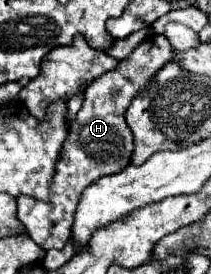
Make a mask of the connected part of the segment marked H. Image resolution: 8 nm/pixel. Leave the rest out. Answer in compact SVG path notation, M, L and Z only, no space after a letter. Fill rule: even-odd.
M163 34L149 36L125 60L121 60L115 70L99 76L93 84L87 86L83 106L77 112L75 122L71 122L69 126L69 136L63 142L63 150L55 166L55 176L51 182L51 202L45 204L29 196L17 198L17 218L27 228L27 234L43 250L59 250L69 242L73 214L83 188L105 174L123 170L129 164L133 152L133 134L125 126L125 112L139 90L143 90L143 86L151 82L157 70L165 62L169 62L173 54L175 52L171 50L171 44L167 42L167 38L163 38Z

